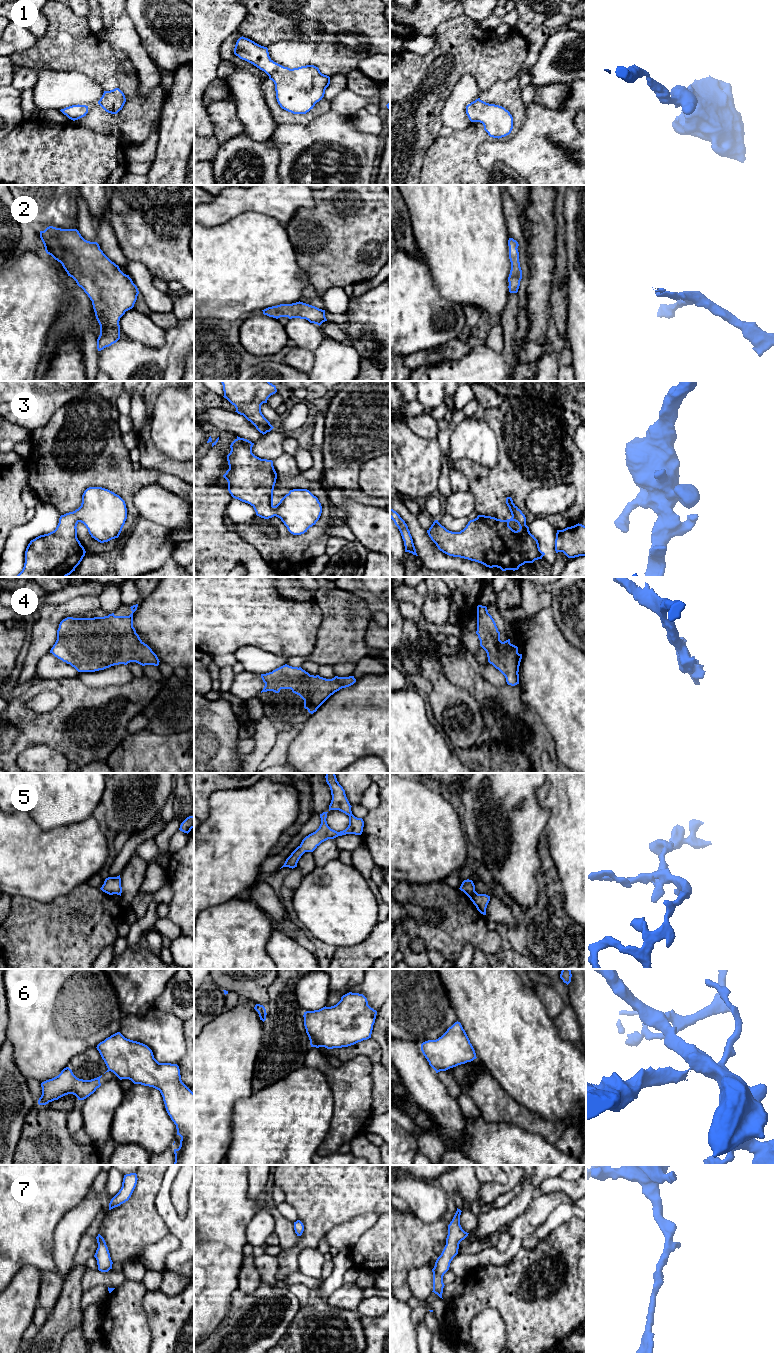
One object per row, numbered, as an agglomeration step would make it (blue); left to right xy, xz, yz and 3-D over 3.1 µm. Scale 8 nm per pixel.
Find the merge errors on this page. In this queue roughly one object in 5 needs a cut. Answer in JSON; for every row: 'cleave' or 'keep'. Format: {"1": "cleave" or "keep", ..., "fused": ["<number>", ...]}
{"1": "keep", "2": "keep", "3": "keep", "4": "keep", "5": "keep", "6": "cleave", "7": "keep", "fused": ["6"]}

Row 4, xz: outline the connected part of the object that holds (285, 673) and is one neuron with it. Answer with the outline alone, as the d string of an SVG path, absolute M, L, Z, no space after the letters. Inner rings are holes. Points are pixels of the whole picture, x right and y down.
M287 664L261 674L265 683L262 692L273 691L279 693L281 689L291 689L304 700L304 708L313 714L335 692L349 687L356 682L354 676L326 679L319 675L310 675L301 667Z

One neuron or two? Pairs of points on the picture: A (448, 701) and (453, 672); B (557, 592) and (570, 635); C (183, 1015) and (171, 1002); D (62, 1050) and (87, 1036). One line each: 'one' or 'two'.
A: two
B: one
C: one
D: one

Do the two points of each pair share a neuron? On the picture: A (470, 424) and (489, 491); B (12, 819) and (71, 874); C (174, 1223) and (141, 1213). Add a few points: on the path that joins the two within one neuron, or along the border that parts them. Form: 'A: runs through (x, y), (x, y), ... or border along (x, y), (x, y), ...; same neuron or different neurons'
A: border along (497, 447), (498, 462), (492, 468), (476, 463); different neurons
B: runs through (27, 834), (56, 861); same neuron
C: border along (155, 1198), (155, 1208), (169, 1232); different neurons

